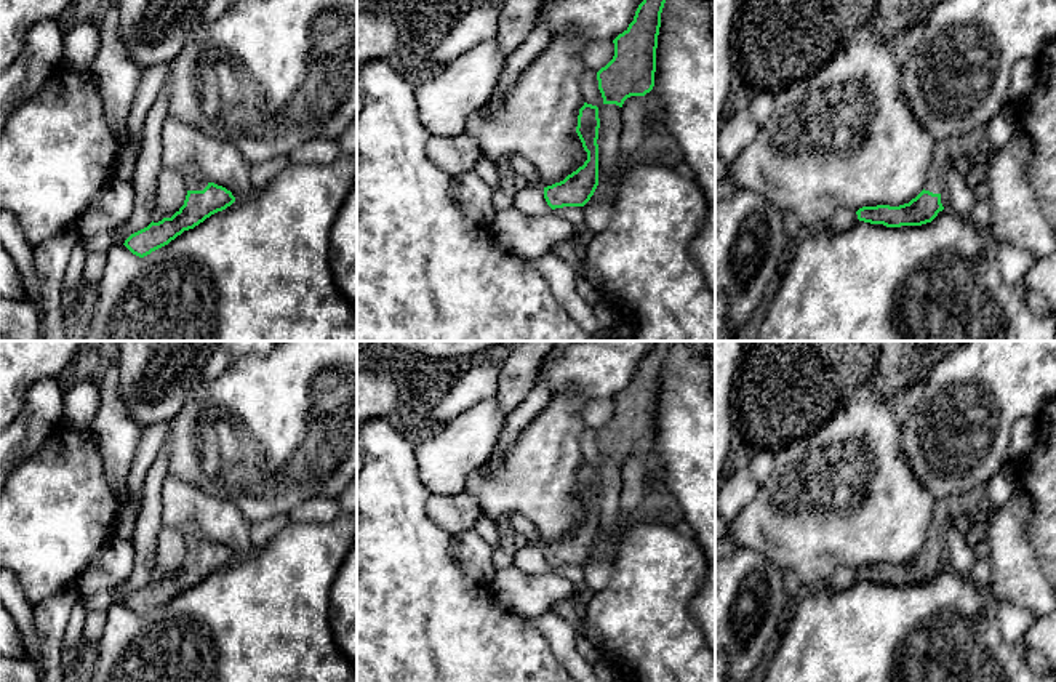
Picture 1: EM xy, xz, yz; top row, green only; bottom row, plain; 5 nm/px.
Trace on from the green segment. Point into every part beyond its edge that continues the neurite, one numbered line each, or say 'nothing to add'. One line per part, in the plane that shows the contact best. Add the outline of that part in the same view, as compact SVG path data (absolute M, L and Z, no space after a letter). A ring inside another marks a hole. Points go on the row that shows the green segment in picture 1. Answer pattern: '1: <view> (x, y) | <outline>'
1: xy (194, 181) | M189 166L184 171L184 181L187 184L187 191L203 191L208 186L208 181L205 181L194 166Z

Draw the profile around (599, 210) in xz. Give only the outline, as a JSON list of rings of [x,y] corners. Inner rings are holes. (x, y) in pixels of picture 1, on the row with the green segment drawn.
[[[597,186],[590,200],[582,207],[586,226],[592,234],[606,229],[613,218],[614,207],[608,200],[600,186]]]

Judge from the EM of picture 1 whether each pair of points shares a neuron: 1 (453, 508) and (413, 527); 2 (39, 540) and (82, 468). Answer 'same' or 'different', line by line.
1: different
2: same

